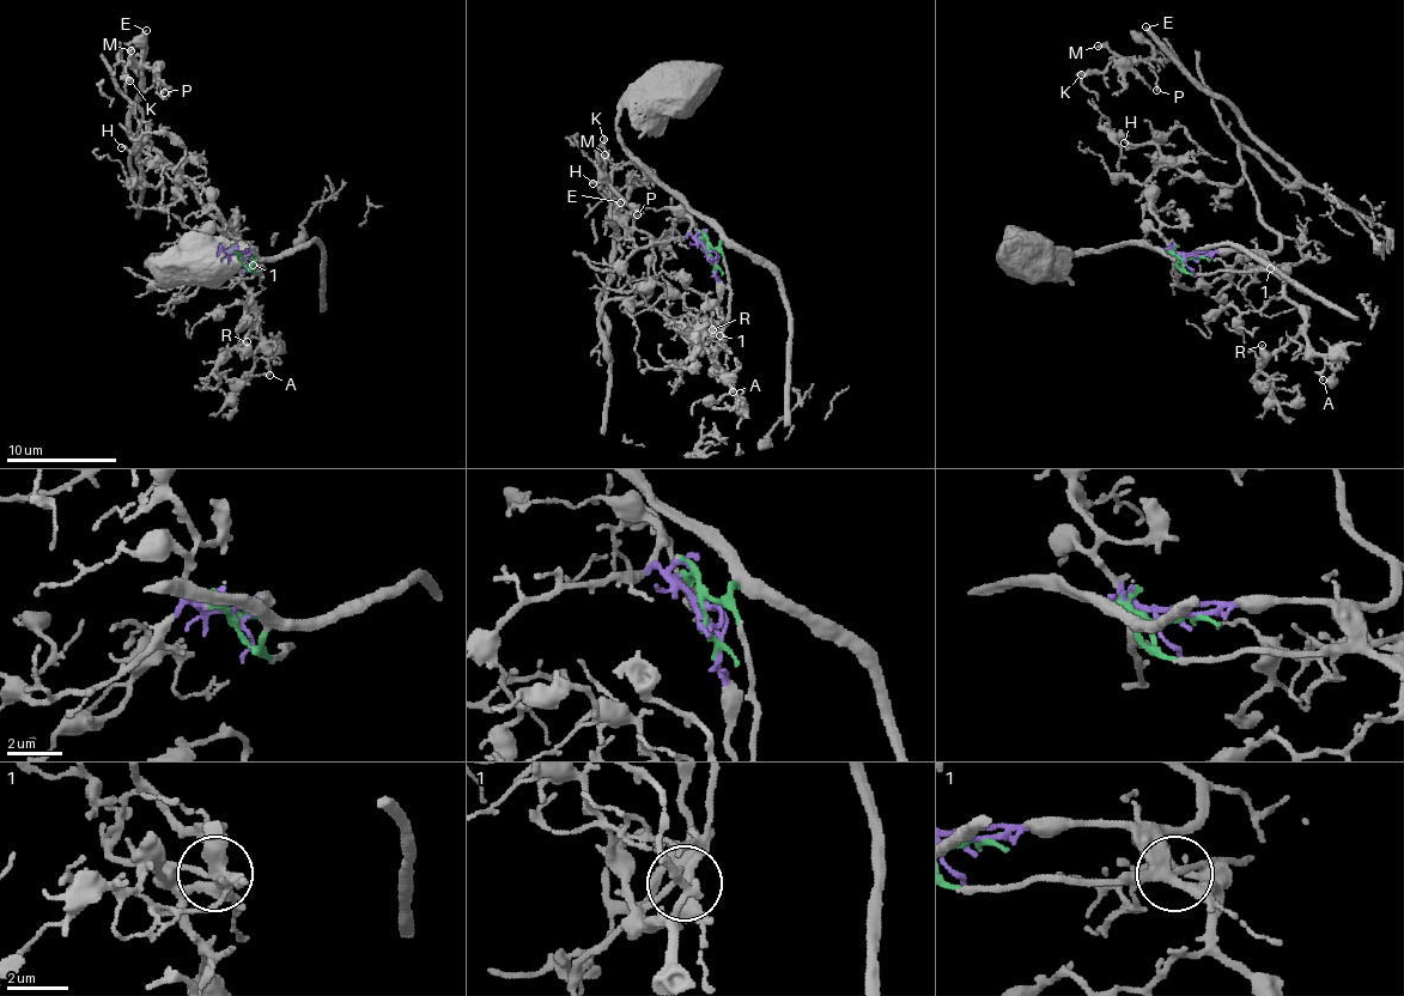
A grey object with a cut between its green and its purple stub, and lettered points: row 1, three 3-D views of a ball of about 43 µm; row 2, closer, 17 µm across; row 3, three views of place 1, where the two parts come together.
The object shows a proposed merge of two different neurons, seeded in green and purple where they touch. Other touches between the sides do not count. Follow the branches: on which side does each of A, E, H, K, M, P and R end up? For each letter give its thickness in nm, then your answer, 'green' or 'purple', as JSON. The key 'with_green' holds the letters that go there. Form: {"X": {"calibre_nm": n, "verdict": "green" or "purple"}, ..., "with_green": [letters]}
{"A": {"calibre_nm": 200, "verdict": "purple"}, "E": {"calibre_nm": 320, "verdict": "purple"}, "H": {"calibre_nm": 140, "verdict": "purple"}, "K": {"calibre_nm": 320, "verdict": "purple"}, "M": {"calibre_nm": 300, "verdict": "purple"}, "P": {"calibre_nm": 170, "verdict": "purple"}, "R": {"calibre_nm": 320, "verdict": "purple"}, "with_green": []}

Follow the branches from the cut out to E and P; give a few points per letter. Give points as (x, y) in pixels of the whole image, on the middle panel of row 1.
E: (709, 254), (717, 281), (719, 322), (709, 336), (696, 341), (687, 327), (646, 307), (606, 297), (619, 202)
P: (709, 254), (719, 322), (696, 341), (687, 327), (646, 307), (606, 297), (611, 220), (619, 204), (637, 216)

